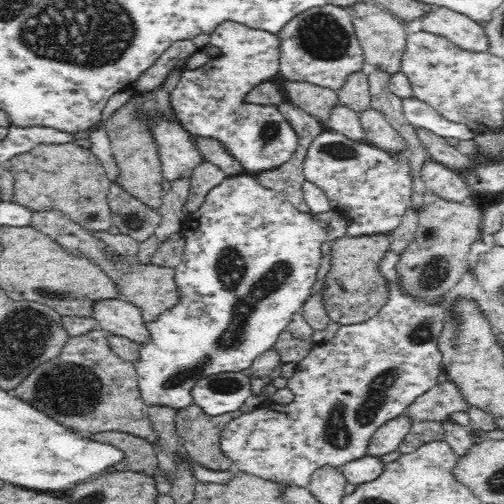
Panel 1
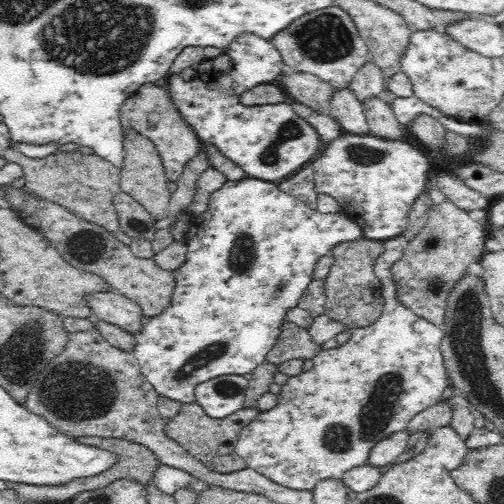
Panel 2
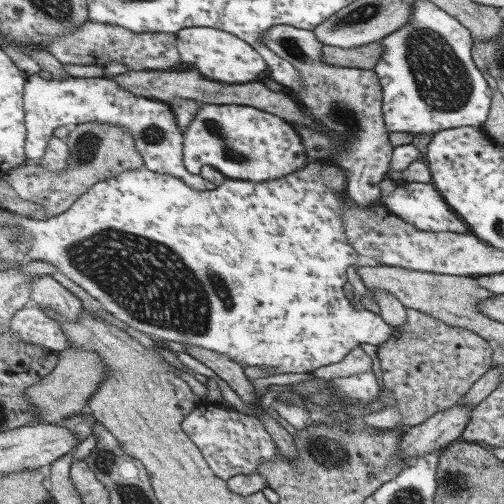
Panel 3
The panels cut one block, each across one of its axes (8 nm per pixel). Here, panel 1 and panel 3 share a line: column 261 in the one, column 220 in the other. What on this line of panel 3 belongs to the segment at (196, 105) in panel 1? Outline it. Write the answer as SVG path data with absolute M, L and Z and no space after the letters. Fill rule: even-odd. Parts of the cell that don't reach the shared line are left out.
M187 26L175 32L175 52L179 62L193 64L193 68L201 74L203 80L233 86L233 84L249 84L257 82L263 72L267 72L267 64L263 62L261 54L253 50L251 44L245 44L241 38L215 28L201 28L201 26ZM197 102L197 112L191 114L189 126L183 130L183 158L187 158L187 170L199 174L203 166L219 170L223 176L245 182L265 182L283 178L297 172L303 166L305 154L301 138L295 128L279 116L261 112L251 106L217 106Z

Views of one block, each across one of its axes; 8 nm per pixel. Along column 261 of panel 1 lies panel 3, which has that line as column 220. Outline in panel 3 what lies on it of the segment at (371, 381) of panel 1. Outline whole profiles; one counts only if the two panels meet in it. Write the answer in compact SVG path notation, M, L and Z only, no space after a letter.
M205 406L205 410L193 410L187 418L183 418L181 428L199 448L211 472L215 472L225 482L229 478L235 478L237 474L255 474L259 462L275 458L277 446L267 430L263 430L265 424L261 424L259 418L255 418L253 414L245 416L239 412Z

